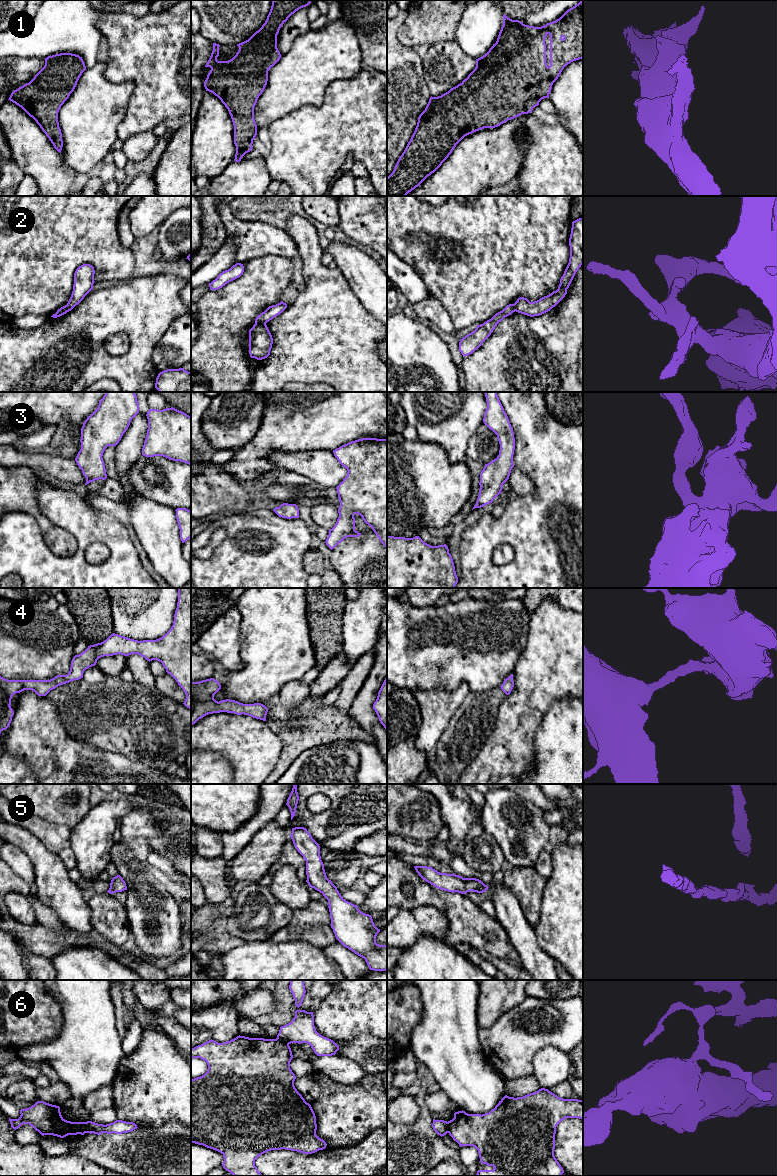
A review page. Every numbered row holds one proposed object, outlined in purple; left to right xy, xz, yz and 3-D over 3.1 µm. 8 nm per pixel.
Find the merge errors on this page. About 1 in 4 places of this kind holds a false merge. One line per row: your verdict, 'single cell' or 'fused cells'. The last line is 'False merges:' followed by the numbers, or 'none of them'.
1: single cell
2: fused cells
3: single cell
4: single cell
5: single cell
6: fused cells
False merges: 2, 6

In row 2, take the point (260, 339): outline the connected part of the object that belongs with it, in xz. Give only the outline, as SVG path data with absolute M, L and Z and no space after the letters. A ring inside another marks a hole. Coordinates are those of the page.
M254 324L249 330L249 354L251 358L262 360L270 355L272 335L266 324Z

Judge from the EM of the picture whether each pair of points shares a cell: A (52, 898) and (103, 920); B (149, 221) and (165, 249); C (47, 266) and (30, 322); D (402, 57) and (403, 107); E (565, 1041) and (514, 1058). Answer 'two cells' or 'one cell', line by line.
A: two cells
B: two cells
C: two cells
D: one cell
E: one cell

